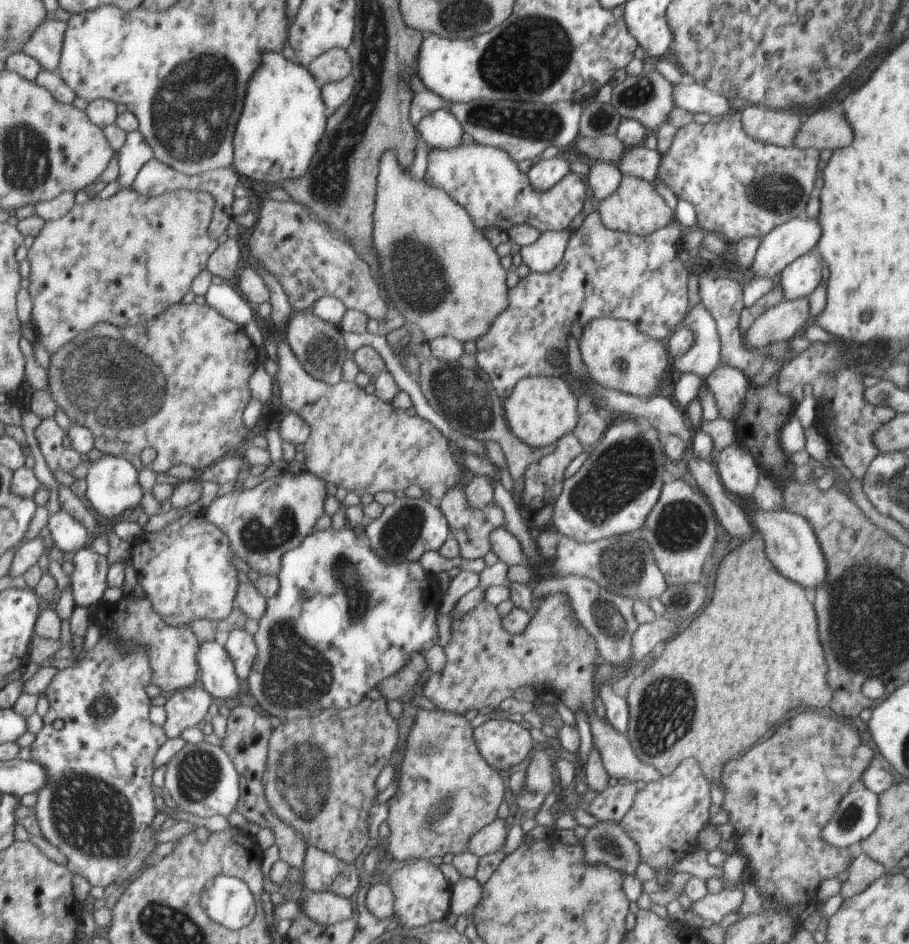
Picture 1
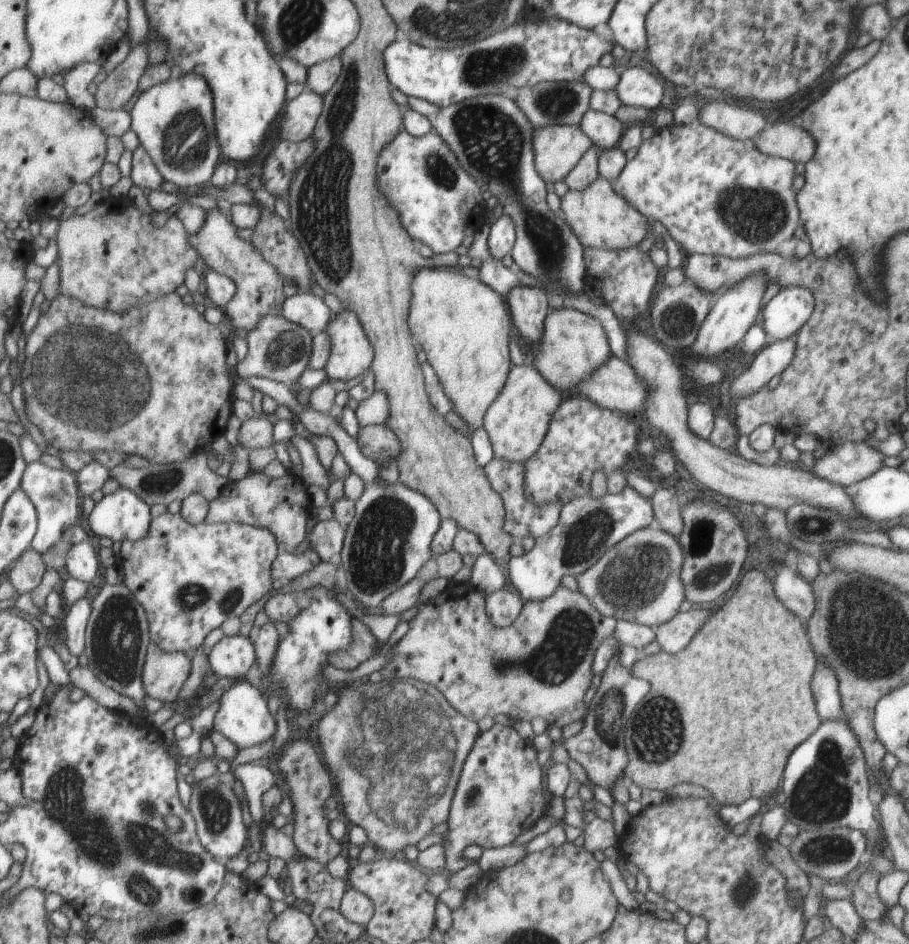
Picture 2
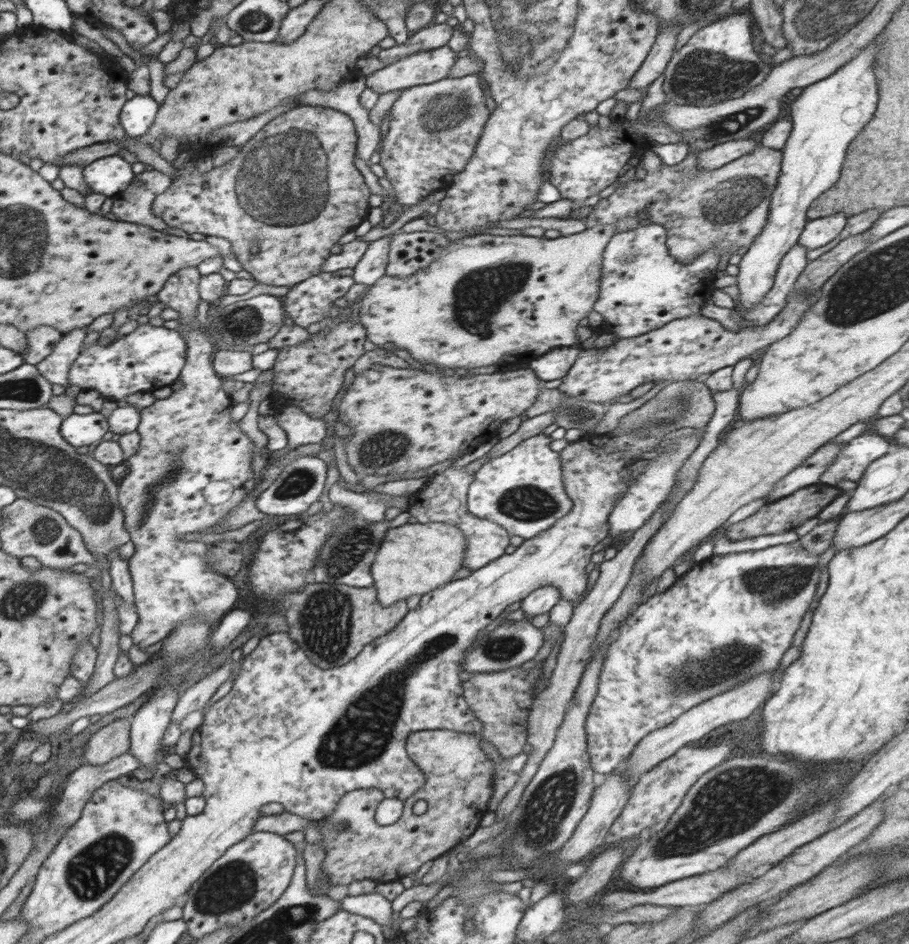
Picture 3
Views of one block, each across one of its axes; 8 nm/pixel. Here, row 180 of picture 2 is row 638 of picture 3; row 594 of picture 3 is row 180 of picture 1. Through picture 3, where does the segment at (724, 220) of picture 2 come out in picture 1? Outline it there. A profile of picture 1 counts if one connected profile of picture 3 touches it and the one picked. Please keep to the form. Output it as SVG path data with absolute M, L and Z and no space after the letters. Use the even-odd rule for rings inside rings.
M740 111L725 115L720 122L703 126L693 121L680 128L672 146L661 155L656 181L694 206L695 226L706 233L722 234L734 247L742 238L763 238L776 226L805 215L821 152L758 142L744 134Z

